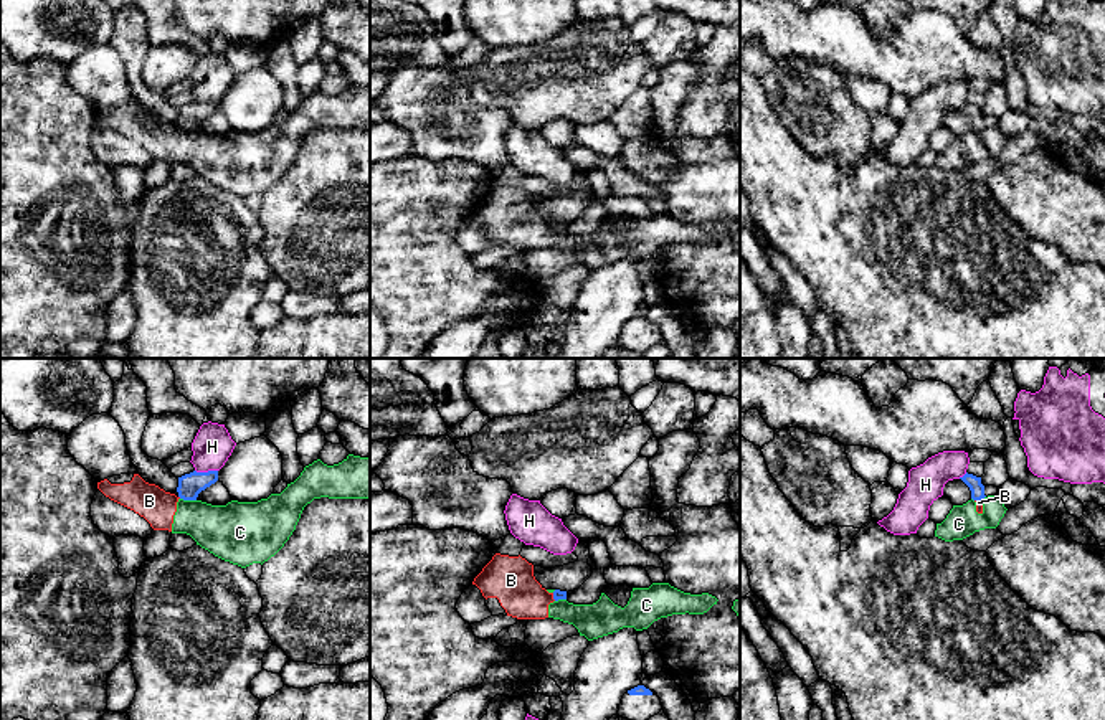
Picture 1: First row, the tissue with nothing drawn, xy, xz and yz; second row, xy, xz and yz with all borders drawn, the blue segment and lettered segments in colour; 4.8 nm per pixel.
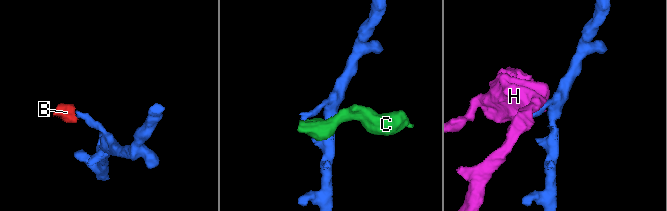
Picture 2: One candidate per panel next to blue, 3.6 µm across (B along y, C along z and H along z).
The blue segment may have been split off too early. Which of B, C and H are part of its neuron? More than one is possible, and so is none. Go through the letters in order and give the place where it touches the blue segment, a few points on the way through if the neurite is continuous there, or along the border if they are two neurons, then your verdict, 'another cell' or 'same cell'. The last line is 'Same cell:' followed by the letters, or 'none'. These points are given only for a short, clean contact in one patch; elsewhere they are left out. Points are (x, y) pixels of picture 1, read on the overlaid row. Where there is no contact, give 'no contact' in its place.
B: xz (554, 596) | along xz (552, 593), (555, 600) | another cell
C: xy (189, 499) | along xy (180, 497), (195, 501) | another cell
H: xy (208, 471) | along xy (195, 469), (217, 471) | another cell
Same cell: none

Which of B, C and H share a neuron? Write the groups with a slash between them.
B C / H

